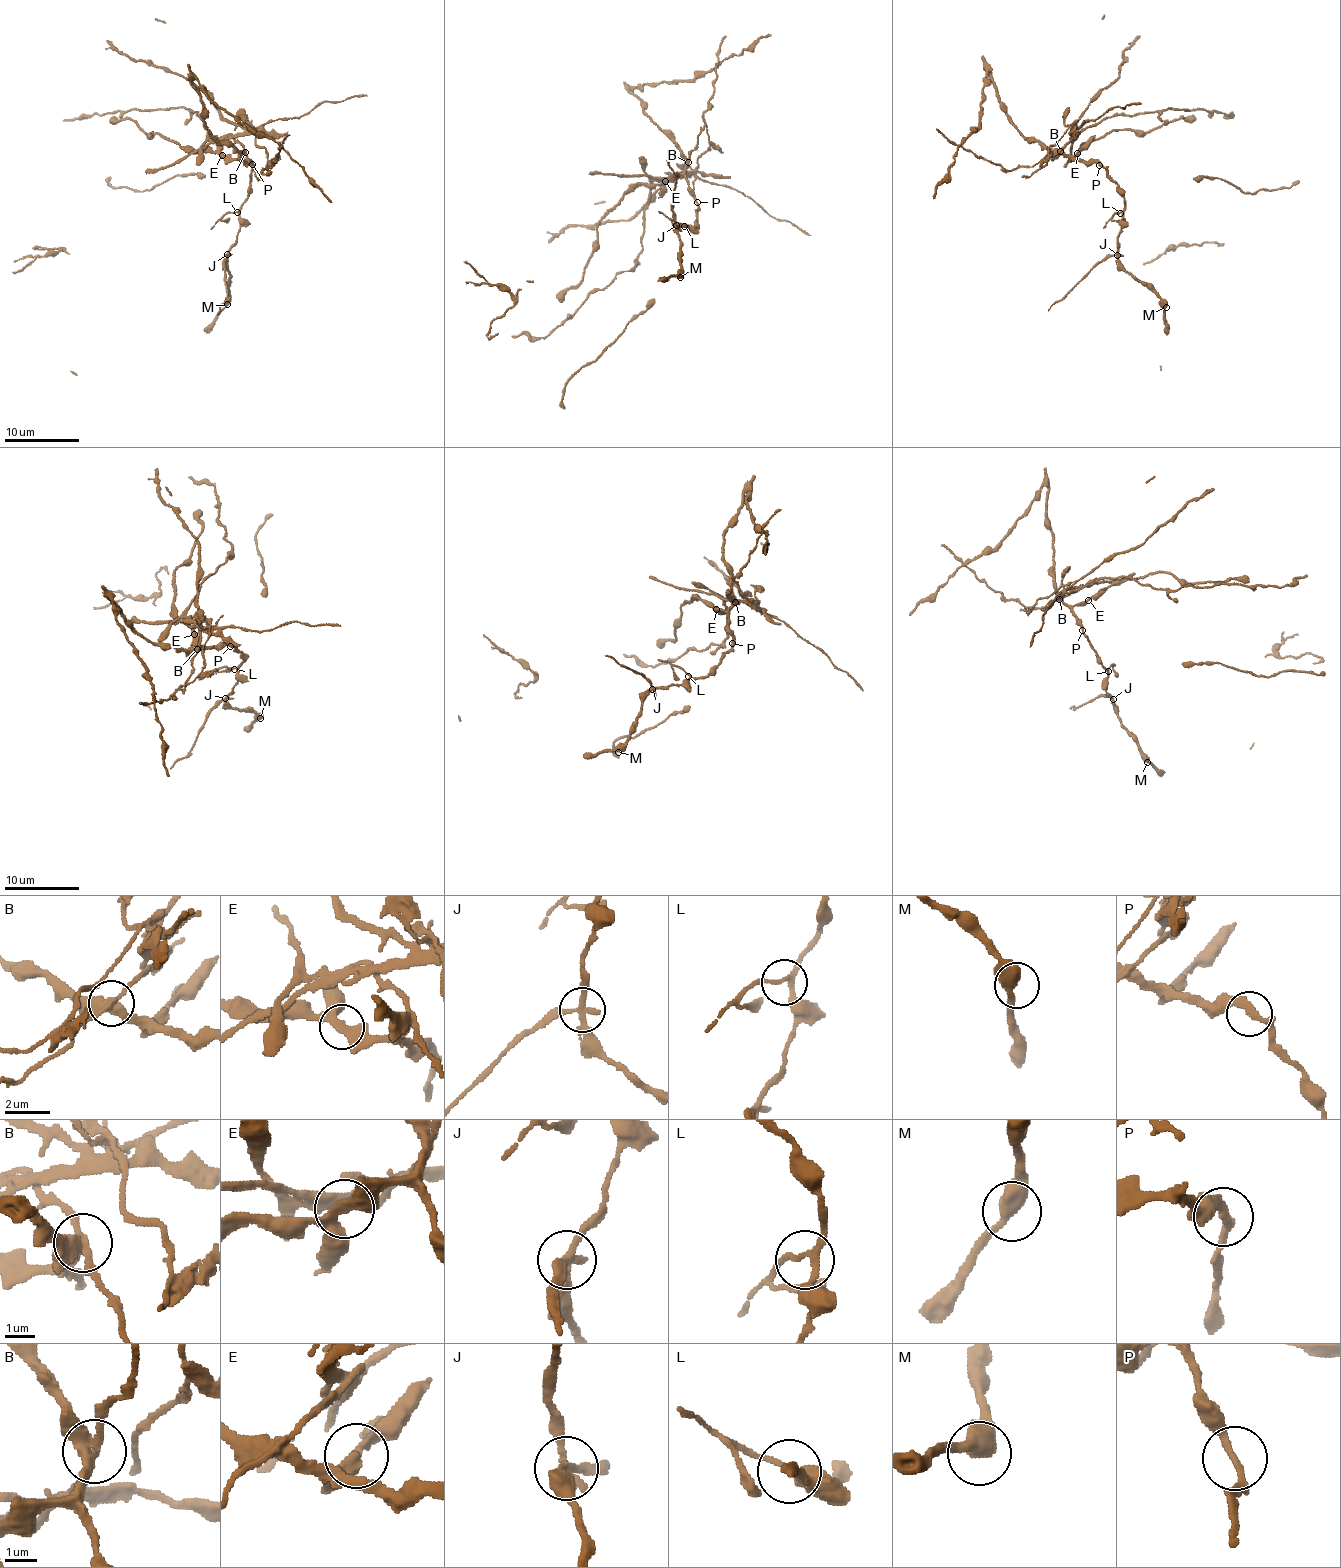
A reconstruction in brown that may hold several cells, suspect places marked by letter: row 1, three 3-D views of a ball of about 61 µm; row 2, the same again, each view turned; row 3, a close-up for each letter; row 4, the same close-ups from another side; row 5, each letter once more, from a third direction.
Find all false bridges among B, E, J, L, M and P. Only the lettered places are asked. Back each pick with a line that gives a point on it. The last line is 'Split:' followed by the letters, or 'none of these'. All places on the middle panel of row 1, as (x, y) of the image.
B: at (688, 162)
J: at (676, 225)
Split: B, J

